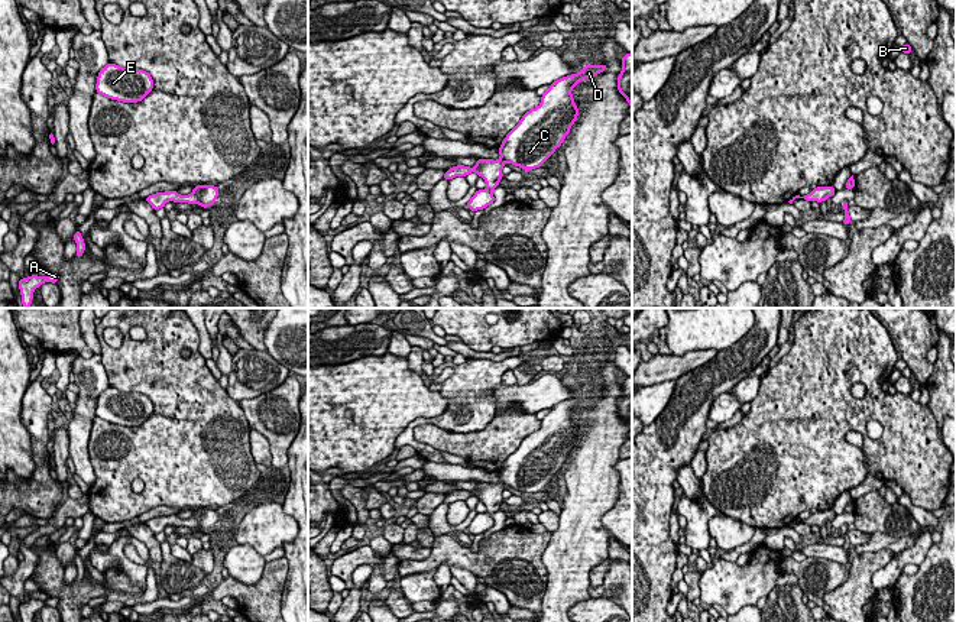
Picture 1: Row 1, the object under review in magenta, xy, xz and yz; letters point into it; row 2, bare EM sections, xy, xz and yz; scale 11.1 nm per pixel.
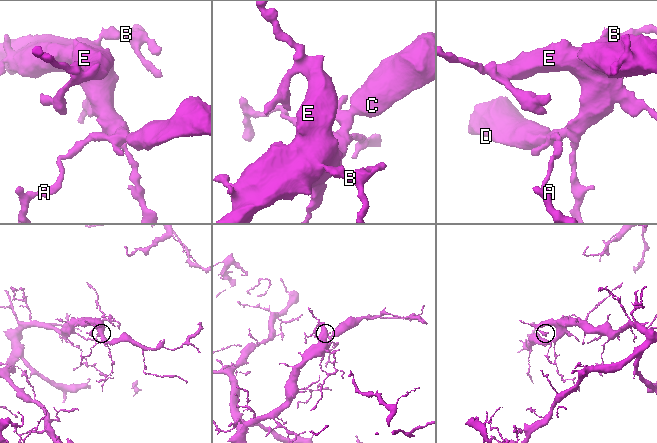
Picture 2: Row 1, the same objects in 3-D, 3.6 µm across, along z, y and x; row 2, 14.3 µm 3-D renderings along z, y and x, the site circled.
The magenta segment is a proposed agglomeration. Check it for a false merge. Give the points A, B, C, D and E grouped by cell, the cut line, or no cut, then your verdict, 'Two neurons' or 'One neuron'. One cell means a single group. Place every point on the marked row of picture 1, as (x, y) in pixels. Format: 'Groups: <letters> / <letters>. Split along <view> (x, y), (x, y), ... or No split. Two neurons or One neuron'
Groups: A B C D E. No split. One neuron

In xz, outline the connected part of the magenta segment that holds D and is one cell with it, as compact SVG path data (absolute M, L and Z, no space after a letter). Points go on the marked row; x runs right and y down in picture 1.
M606 64L584 65L584 68L552 84L541 95L541 104L526 111L519 123L503 139L498 161L479 159L474 168L457 165L445 171L443 179L467 176L476 172L486 182L485 189L477 189L467 203L471 211L483 210L495 203L493 189L503 178L502 168L506 162L525 171L539 168L570 133L577 120L579 108L571 90L583 80L606 71Z

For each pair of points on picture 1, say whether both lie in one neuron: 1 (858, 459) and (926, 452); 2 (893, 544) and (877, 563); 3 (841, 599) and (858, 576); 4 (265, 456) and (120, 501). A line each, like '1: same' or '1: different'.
1: same
2: different
3: same
4: different

